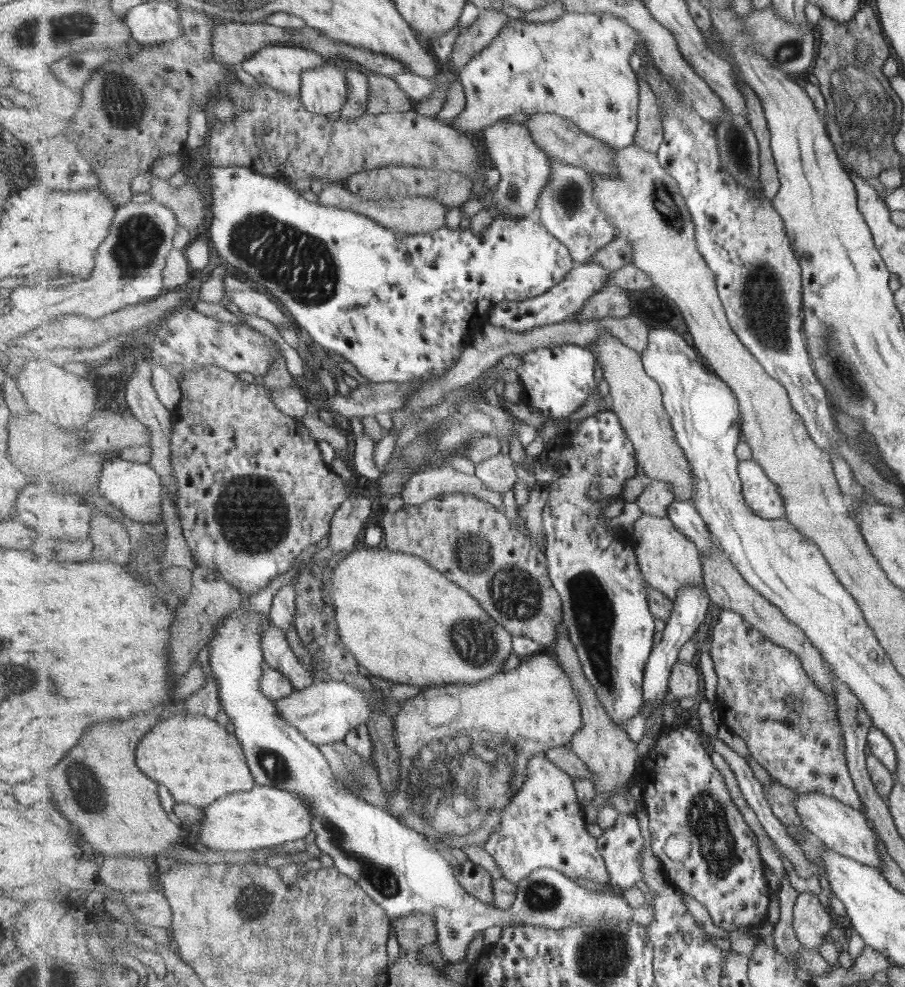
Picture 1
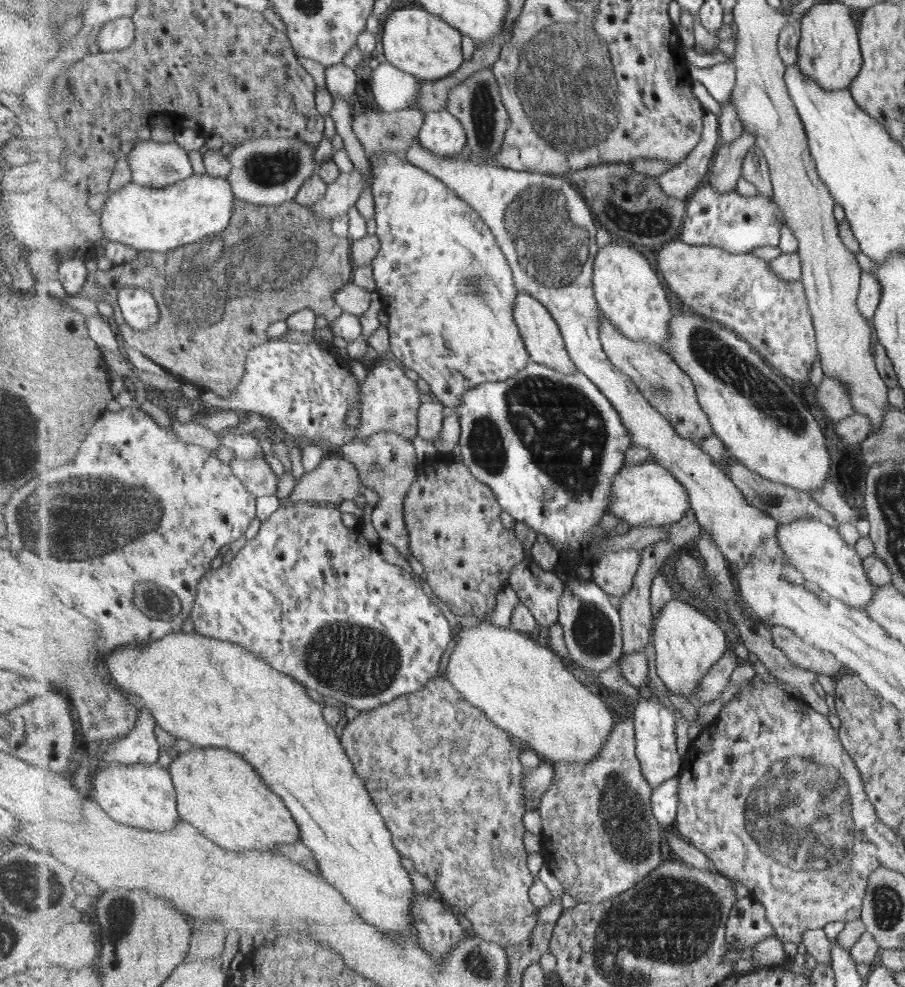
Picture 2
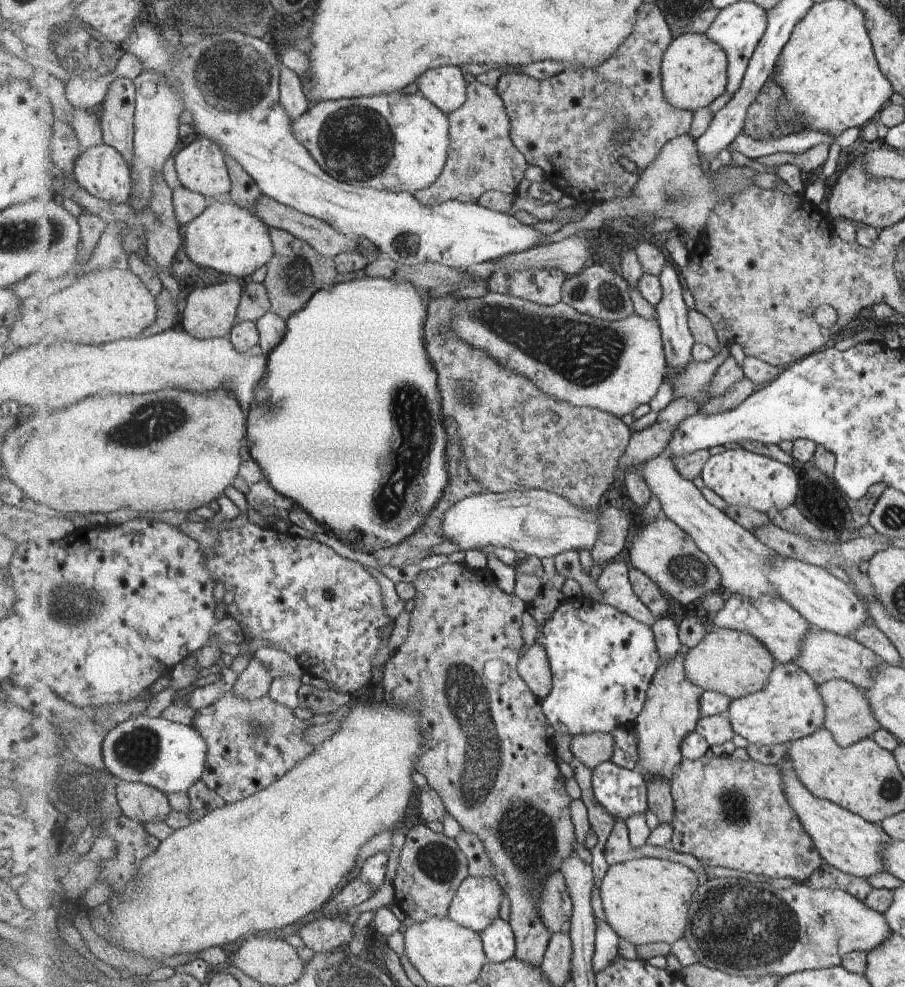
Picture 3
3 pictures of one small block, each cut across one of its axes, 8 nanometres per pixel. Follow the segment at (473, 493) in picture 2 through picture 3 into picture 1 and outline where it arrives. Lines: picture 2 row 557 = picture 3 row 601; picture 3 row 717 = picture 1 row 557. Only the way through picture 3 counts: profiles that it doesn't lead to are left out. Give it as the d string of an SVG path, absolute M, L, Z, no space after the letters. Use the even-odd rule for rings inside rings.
M446 493L423 504L405 506L399 512L385 510L383 515L384 547L391 552L405 552L424 558L449 580L471 593L512 635L528 636L543 646L557 640L559 623L564 620L563 600L552 584L546 553L533 539L516 530L503 509L495 508L470 493Z

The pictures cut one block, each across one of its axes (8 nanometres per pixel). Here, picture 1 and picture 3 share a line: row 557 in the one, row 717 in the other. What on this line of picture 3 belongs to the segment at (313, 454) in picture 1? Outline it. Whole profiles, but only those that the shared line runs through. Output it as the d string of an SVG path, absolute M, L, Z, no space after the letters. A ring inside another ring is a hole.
M230 692L217 703L198 709L191 725L199 731L208 746L207 770L203 774L203 782L218 792L227 803L243 800L271 786L315 752L315 747L307 742L308 722L297 718L293 709L268 695L257 701L247 701Z

